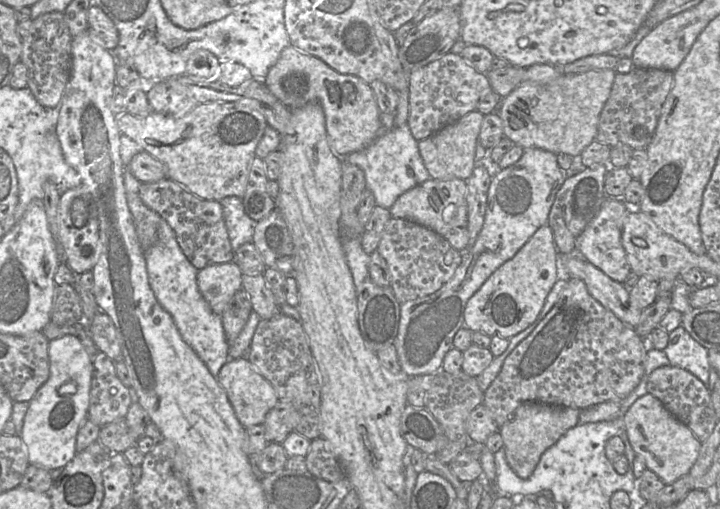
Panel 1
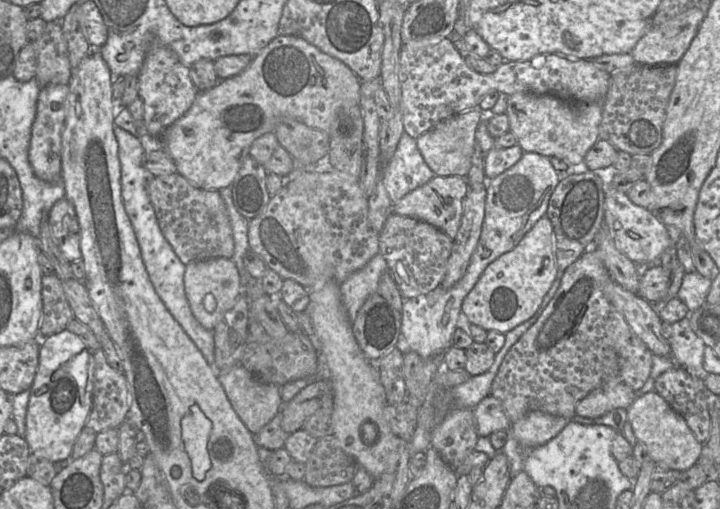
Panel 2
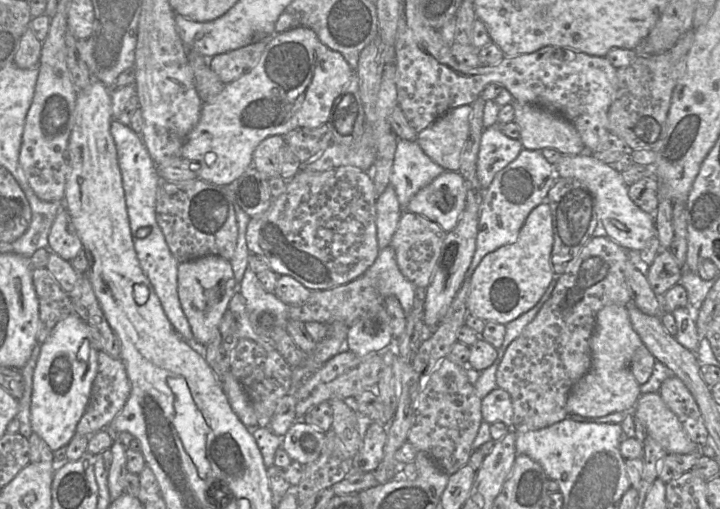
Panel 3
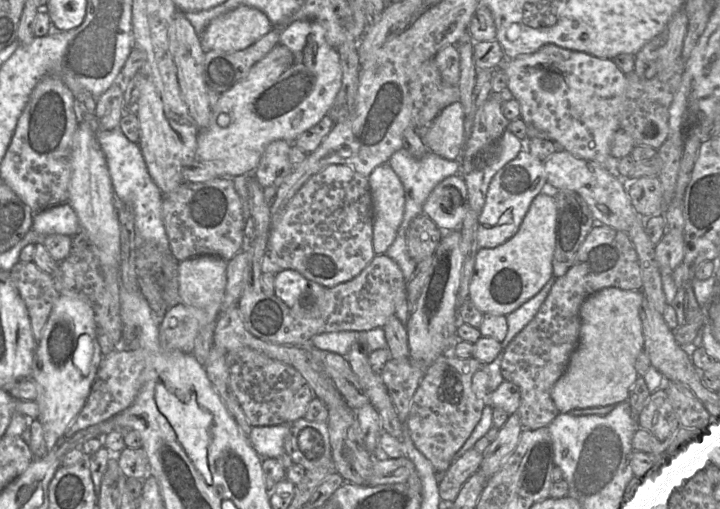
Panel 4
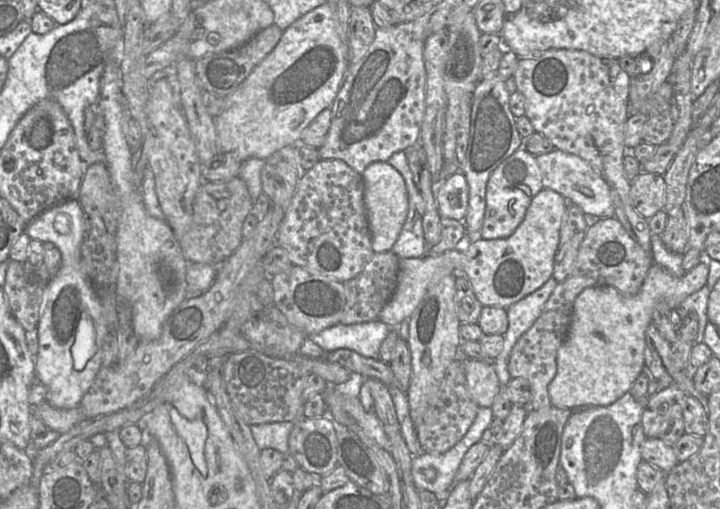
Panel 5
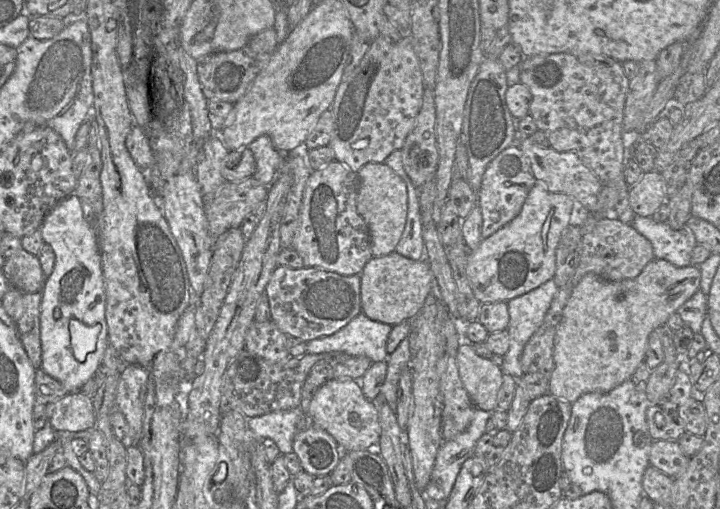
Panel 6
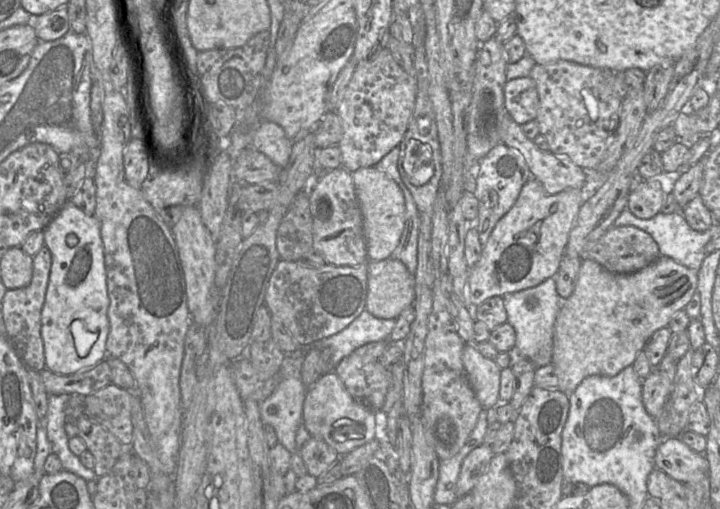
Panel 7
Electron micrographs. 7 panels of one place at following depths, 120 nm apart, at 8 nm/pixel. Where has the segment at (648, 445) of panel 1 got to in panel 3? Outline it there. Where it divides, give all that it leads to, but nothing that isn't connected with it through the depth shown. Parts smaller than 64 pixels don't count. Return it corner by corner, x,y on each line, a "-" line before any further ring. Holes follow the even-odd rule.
659,392
640,395
632,411
667,453
690,454
700,446
690,440
681,422
665,404

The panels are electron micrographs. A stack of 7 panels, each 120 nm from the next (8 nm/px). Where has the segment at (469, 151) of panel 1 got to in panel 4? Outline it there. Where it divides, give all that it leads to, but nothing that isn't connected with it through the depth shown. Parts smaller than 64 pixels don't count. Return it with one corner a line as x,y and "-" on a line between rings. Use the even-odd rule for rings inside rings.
454,102
445,107
426,129
418,130
422,133
423,143
428,151
448,160
459,160
463,152
464,120
465,113
462,104
460,102

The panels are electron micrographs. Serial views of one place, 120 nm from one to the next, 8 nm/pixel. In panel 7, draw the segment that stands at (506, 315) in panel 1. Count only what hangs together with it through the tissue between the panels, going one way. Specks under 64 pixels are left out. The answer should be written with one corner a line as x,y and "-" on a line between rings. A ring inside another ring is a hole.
531,177
514,205
495,225
477,263
469,269
467,289
470,307
476,308
491,297
503,297
555,277
569,233
588,191
571,188
548,194
541,182
-
389,257
368,261
368,281
365,309
376,318
397,319
401,312
413,306
415,277
399,260

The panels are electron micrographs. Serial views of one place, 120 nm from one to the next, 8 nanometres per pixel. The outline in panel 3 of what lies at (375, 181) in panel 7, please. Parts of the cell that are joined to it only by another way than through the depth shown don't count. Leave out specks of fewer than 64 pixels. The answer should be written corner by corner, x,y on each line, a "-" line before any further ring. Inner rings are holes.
391,185
376,199
376,235
378,248
390,246
403,210

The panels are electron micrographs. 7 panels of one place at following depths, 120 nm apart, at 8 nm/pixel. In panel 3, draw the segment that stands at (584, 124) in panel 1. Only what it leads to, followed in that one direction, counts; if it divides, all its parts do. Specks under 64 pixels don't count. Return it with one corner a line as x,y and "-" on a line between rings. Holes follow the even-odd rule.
513,101
512,105
523,148
539,151
554,148
563,155
579,155
583,152
585,146
578,131
561,116
518,101

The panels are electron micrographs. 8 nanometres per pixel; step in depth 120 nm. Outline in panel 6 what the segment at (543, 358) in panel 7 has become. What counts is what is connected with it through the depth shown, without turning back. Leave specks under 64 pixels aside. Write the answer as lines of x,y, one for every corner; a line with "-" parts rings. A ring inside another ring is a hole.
550,279
538,288
507,301
510,346
503,357
503,374
514,378
524,375
520,363
521,354
531,336
541,326
557,291
557,285

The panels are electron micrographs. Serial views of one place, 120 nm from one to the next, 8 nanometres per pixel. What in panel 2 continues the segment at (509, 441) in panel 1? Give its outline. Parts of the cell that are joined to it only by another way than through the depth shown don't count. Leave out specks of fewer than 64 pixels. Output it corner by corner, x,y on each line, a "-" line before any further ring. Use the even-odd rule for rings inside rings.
531,411
512,423
508,429
508,434
522,446
533,448
556,437
570,420
541,411

